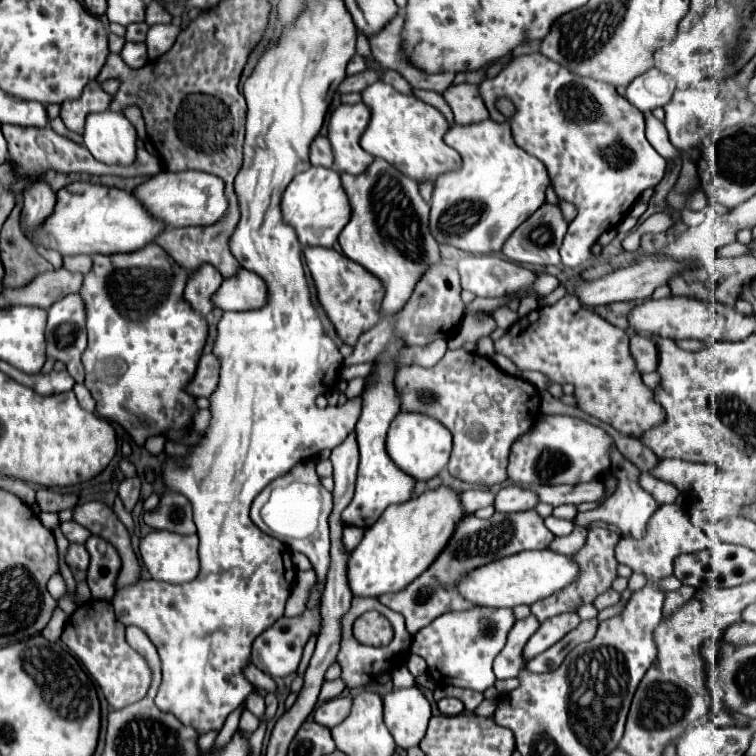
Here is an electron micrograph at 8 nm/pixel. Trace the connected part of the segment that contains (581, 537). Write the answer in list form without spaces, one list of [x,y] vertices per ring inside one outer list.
[[[576,526],[576,528],[572,530],[572,534],[562,536],[562,538],[554,538],[552,544],[550,544],[550,550],[558,552],[558,554],[568,554],[568,556],[572,556],[572,554],[576,554],[584,544],[586,544],[586,528]]]

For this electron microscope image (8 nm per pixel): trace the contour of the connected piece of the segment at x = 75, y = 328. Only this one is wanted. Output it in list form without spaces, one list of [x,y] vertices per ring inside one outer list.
[[[68,294],[62,300],[54,302],[48,308],[48,324],[46,324],[46,354],[54,360],[66,364],[66,370],[76,382],[84,382],[84,366],[82,366],[82,352],[86,348],[86,314],[80,294]]]

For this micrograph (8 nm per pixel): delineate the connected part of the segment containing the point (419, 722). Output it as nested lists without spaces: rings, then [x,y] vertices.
[[[418,686],[392,688],[384,696],[384,722],[398,748],[418,746],[426,734],[428,720],[430,704]]]

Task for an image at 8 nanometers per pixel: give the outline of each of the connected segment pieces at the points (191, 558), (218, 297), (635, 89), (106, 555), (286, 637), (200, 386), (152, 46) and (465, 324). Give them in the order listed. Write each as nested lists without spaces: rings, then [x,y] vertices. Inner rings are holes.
[[[150,532],[140,540],[140,560],[154,580],[184,584],[198,576],[198,536]]]
[[[240,268],[236,276],[222,282],[218,292],[214,294],[214,304],[224,312],[246,312],[258,310],[266,306],[268,286],[266,282],[250,272]]]
[[[652,68],[646,74],[640,74],[626,86],[624,98],[636,106],[646,116],[652,114],[654,108],[662,108],[670,102],[676,88],[676,80],[658,68]]]
[[[90,536],[86,540],[86,550],[90,554],[90,568],[88,568],[88,586],[94,600],[112,600],[116,592],[116,578],[120,572],[120,556],[114,546],[100,538]]]
[[[304,610],[302,616],[294,616],[294,618],[278,618],[266,632],[262,632],[254,644],[252,644],[252,664],[258,666],[264,674],[272,676],[272,678],[282,678],[282,676],[288,676],[292,672],[298,670],[298,664],[300,664],[300,658],[302,658],[302,650],[304,650],[304,644],[308,642],[310,634],[318,632],[320,630],[320,612],[314,610]]]
[[[214,354],[202,356],[198,362],[194,378],[186,386],[186,392],[194,398],[210,396],[218,384],[218,370],[220,370],[220,364],[218,364],[218,358]]]
[[[156,24],[156,26],[150,26],[148,38],[146,38],[150,60],[156,60],[158,56],[166,54],[172,48],[172,44],[176,42],[178,32],[180,32],[180,28],[178,26],[172,26],[172,24]]]
[[[468,314],[458,328],[458,334],[452,338],[450,348],[462,346],[466,342],[478,344],[478,340],[484,336],[490,336],[494,332],[494,328],[496,328],[494,318],[484,318],[482,322],[478,322],[478,314]]]

